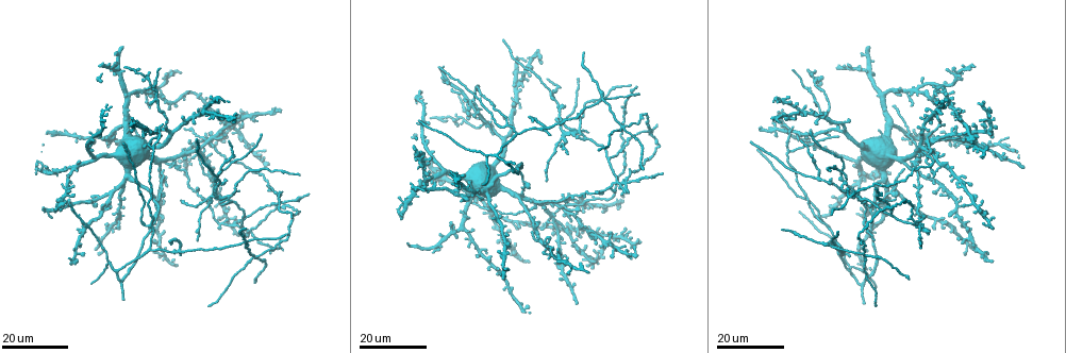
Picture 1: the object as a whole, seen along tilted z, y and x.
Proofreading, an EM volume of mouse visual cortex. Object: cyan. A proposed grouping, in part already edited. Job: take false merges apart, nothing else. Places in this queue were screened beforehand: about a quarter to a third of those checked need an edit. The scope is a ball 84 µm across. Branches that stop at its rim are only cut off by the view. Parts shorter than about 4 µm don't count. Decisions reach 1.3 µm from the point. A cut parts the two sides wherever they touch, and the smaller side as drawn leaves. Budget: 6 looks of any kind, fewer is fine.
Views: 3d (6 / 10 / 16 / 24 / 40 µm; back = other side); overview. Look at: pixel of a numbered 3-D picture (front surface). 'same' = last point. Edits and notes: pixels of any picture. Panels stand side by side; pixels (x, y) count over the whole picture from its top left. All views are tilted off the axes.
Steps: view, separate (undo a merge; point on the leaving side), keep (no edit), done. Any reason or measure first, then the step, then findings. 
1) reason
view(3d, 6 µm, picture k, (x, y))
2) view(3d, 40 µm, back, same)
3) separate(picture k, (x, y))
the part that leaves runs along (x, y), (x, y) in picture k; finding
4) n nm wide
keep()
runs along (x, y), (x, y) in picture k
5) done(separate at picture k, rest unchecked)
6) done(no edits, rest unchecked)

view(3d, 24 µm, picture 1, (485, 204))

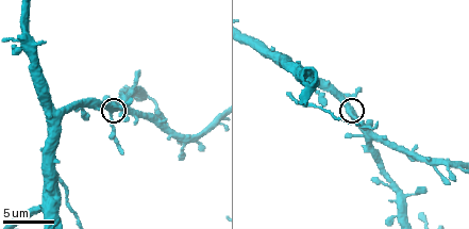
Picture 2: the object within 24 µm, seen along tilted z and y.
view(3d, 6 µm, picture 2, (113, 113))

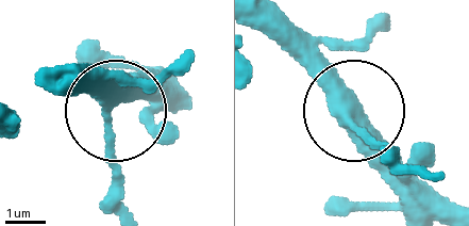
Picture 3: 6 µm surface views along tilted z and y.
3 arms
keep()
one cell here

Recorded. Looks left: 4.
three-way junction
view(3d, 16 µm, picture 1, (849, 266))

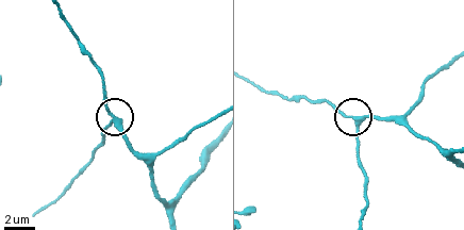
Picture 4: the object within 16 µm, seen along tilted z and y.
view(3d, 6 µm, picture 4, (115, 119))

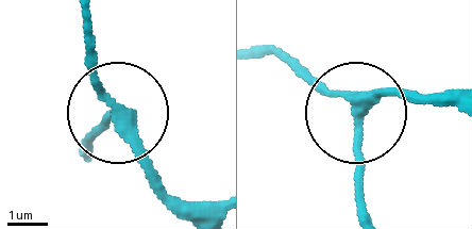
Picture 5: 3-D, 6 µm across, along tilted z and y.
3 arms
keep()
runs along (449, 108), (389, 90), (364, 100), (351, 121), (359, 212) in picture 5; one cell here

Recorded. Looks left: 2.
thin arm on a thick one
view(3d, 24 µm, picture 1, (971, 240))

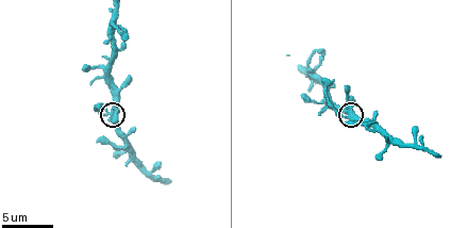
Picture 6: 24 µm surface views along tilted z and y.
view(3d, 6 µm, picture 6, (110, 114))

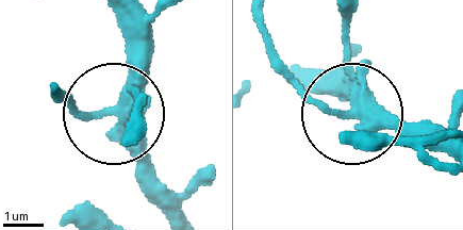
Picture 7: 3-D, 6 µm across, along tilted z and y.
keep()
all the same cell

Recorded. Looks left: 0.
done(no edits, rest unchecked)

